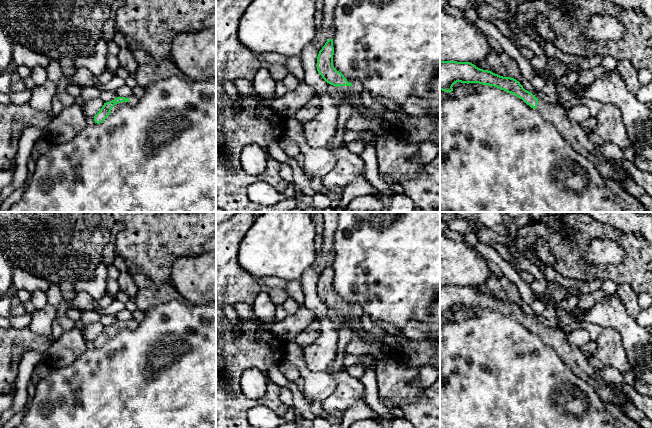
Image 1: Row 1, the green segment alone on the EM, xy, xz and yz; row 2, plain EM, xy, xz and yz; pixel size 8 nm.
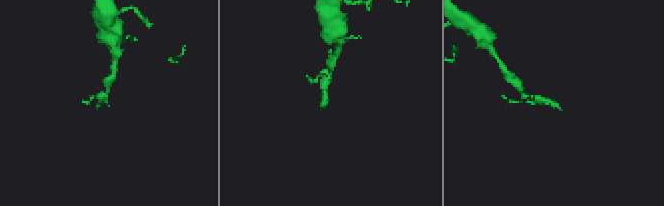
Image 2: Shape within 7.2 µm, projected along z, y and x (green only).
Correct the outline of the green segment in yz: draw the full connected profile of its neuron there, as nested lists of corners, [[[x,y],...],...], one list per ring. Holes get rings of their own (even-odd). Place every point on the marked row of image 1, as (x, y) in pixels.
[[[440,61],[440,90],[450,93],[457,82],[494,86],[522,99],[531,108],[536,109],[546,121],[552,123],[579,154],[593,162],[605,179],[619,182],[628,193],[643,204],[648,212],[652,212],[652,196],[643,187],[615,169],[611,160],[597,150],[588,133],[579,123],[569,119],[563,106],[539,100],[514,78],[480,69],[470,62]]]

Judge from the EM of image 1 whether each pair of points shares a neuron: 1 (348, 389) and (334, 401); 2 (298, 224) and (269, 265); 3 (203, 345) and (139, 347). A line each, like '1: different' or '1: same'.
1: same
2: same
3: same

